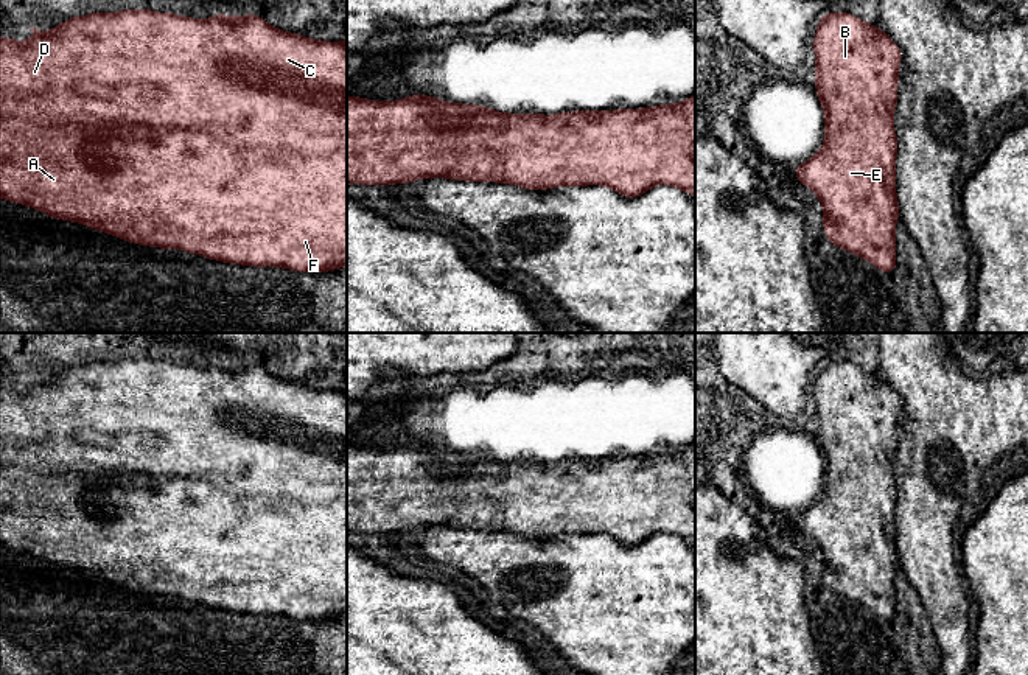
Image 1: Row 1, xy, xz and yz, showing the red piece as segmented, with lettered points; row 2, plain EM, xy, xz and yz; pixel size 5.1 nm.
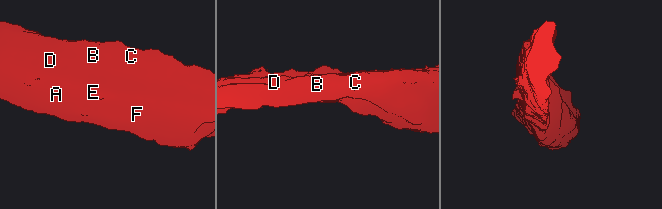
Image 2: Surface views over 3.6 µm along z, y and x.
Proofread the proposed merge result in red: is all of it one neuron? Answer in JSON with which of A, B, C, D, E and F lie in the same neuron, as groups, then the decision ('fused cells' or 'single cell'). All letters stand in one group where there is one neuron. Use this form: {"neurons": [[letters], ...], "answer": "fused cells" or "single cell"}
{"neurons": [["A", "B", "C", "D", "E", "F"]], "answer": "single cell"}

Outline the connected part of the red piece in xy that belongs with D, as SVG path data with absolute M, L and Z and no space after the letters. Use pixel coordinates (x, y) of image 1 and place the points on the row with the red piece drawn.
M151 9L93 12L67 19L48 33L30 28L33 37L23 44L0 39L0 198L135 244L182 249L232 264L302 272L347 266L347 40L313 40L274 28L257 14L196 20Z

